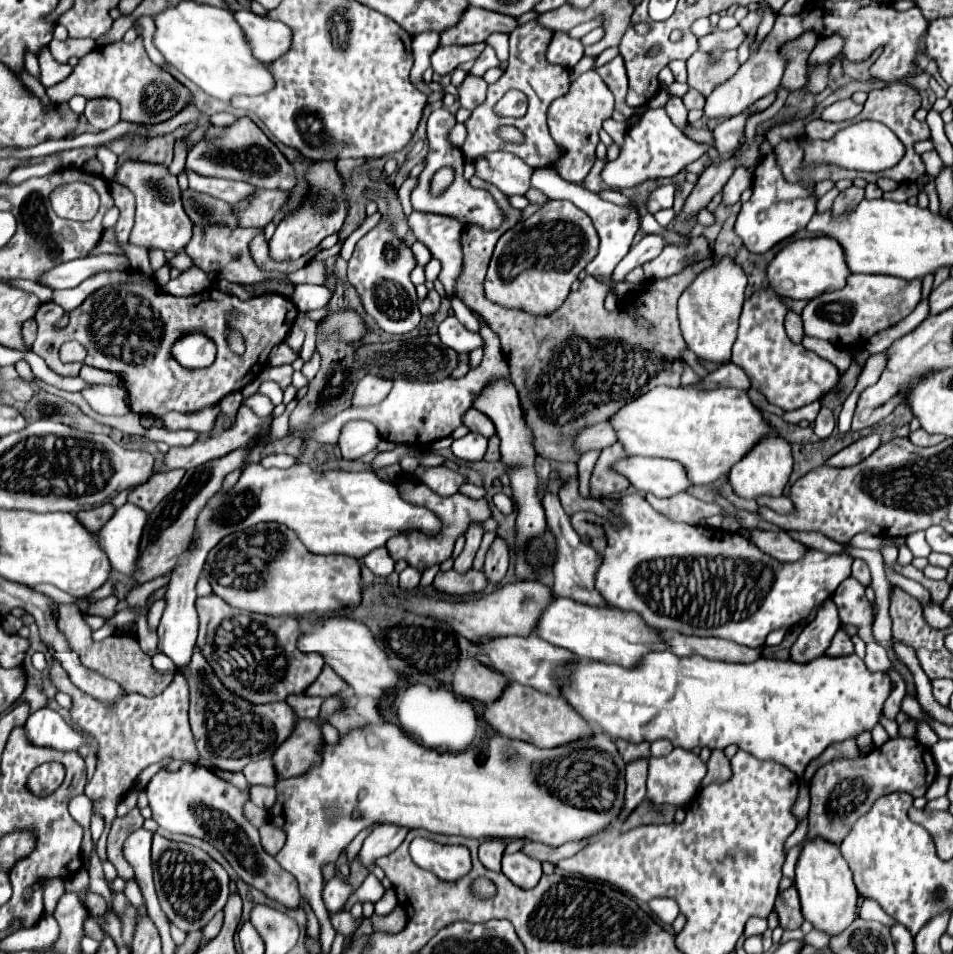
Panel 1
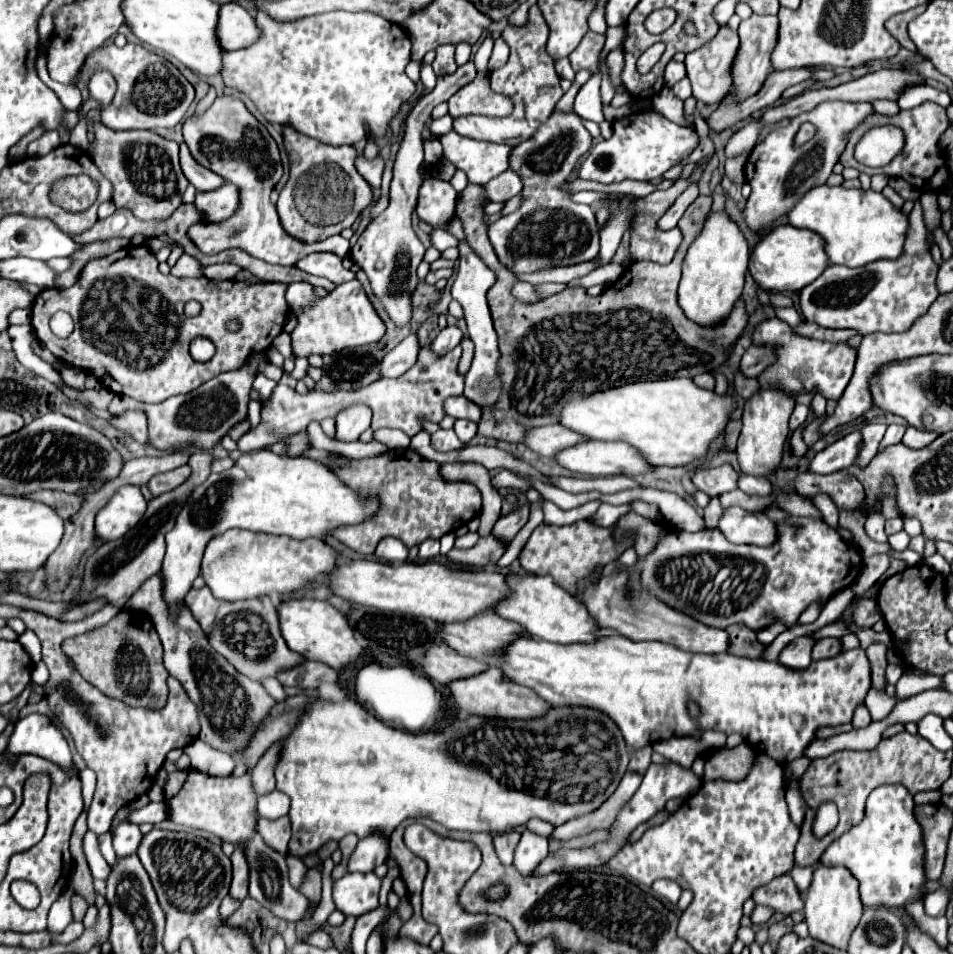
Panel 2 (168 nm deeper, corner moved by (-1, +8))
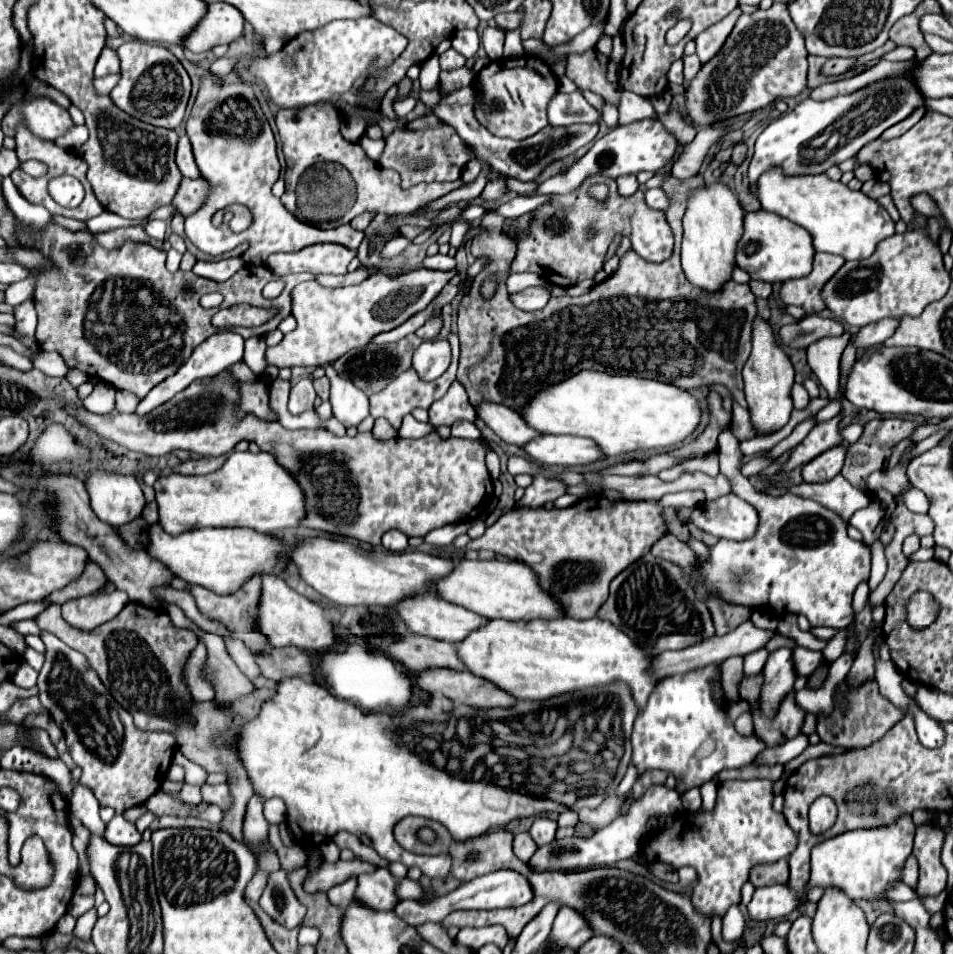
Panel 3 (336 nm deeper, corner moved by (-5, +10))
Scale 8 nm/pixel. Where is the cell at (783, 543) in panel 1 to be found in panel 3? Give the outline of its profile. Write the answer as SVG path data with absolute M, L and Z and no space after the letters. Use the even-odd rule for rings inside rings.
M728 494L716 502L704 502L692 512L692 522L718 538L748 540L756 534L758 512L736 494Z

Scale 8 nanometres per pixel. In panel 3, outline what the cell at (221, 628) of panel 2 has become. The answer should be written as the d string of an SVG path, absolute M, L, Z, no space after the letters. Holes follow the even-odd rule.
M260 576L252 578L248 584L244 584L238 592L230 594L230 596L218 596L206 588L200 588L200 586L190 586L190 594L194 596L196 600L196 606L198 610L208 616L208 618L214 618L218 620L220 624L226 626L226 630L230 632L228 636L224 638L234 638L234 640L242 640L250 652L268 652L270 644L268 644L268 638L266 636L260 636L260 632L256 630L256 612L258 612L258 602L260 602Z

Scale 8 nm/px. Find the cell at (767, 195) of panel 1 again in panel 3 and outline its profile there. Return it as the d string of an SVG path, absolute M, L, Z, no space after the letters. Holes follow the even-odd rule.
M902 78L882 80L862 88L860 92L836 96L824 102L806 98L792 112L774 120L758 136L748 170L750 184L756 184L768 168L782 168L786 176L824 174L830 166L838 166L846 158L854 158L864 144L878 138L886 128L904 120L916 106L922 104L924 98L920 98L914 84Z

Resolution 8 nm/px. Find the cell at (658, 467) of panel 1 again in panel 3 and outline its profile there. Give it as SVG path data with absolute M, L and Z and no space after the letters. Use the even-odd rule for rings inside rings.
M540 436L524 446L526 454L544 466L586 466L600 462L604 452L592 444L592 440L576 436Z

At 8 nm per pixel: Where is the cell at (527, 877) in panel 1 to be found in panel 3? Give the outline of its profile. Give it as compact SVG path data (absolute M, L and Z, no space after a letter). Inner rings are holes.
M538 816L530 828L530 836L532 840L536 842L536 846L544 846L544 844L550 844L554 840L554 834L556 834L556 822L546 818L546 816Z

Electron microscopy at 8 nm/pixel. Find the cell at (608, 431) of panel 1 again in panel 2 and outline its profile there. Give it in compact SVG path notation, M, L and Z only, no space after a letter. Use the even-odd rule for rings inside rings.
M548 424L540 428L528 428L524 436L524 446L530 450L552 456L556 450L564 450L564 446L572 446L572 442L582 442L588 438L580 438L578 434L572 434L572 430L564 430L560 424Z

